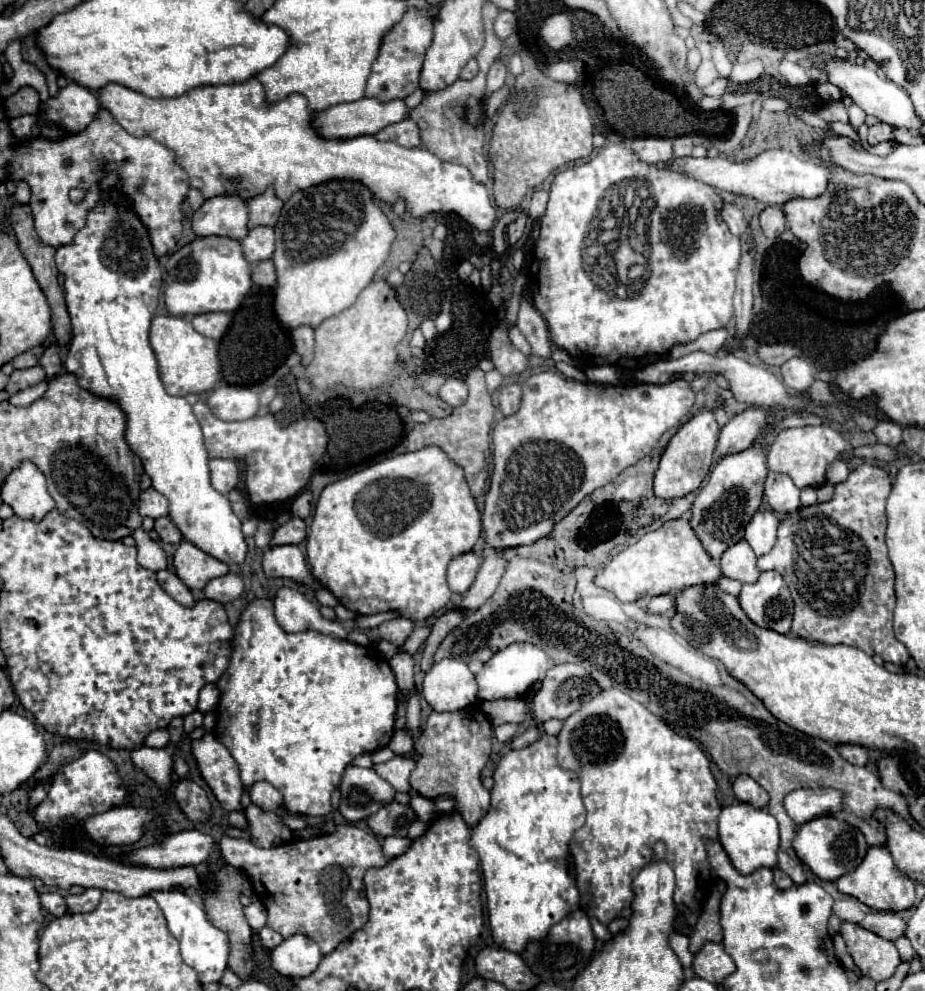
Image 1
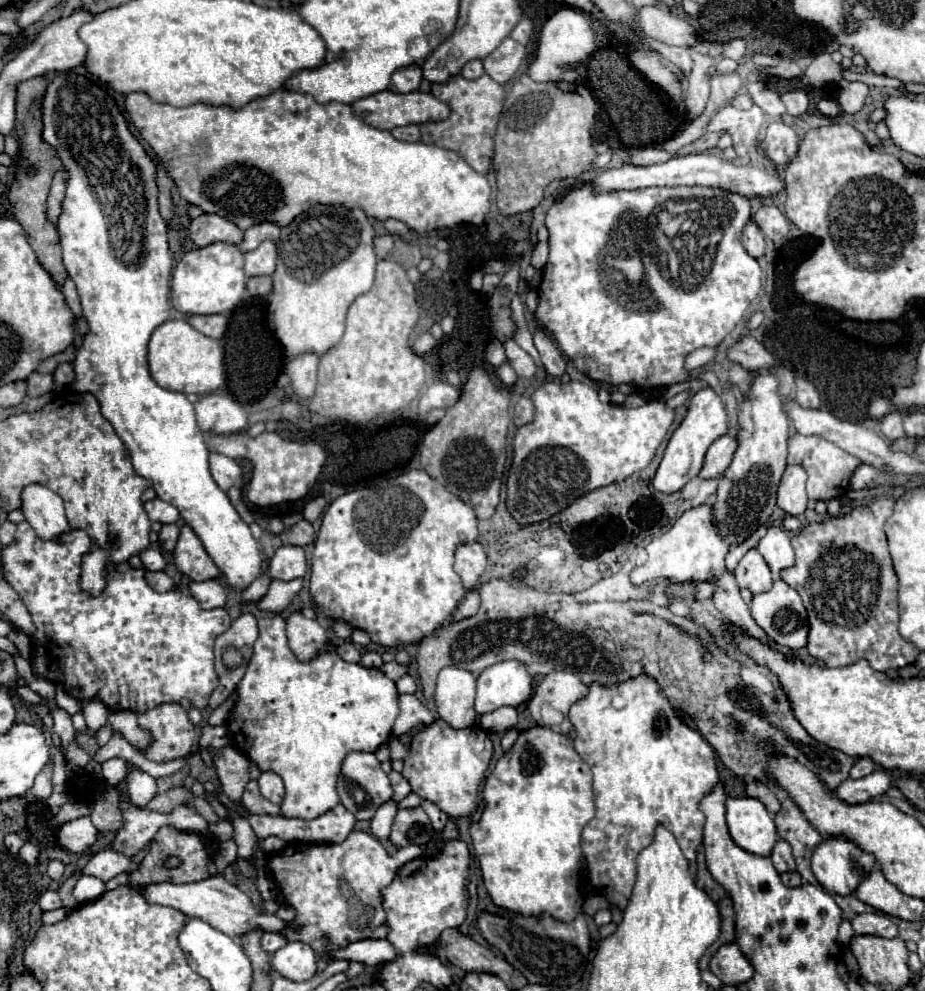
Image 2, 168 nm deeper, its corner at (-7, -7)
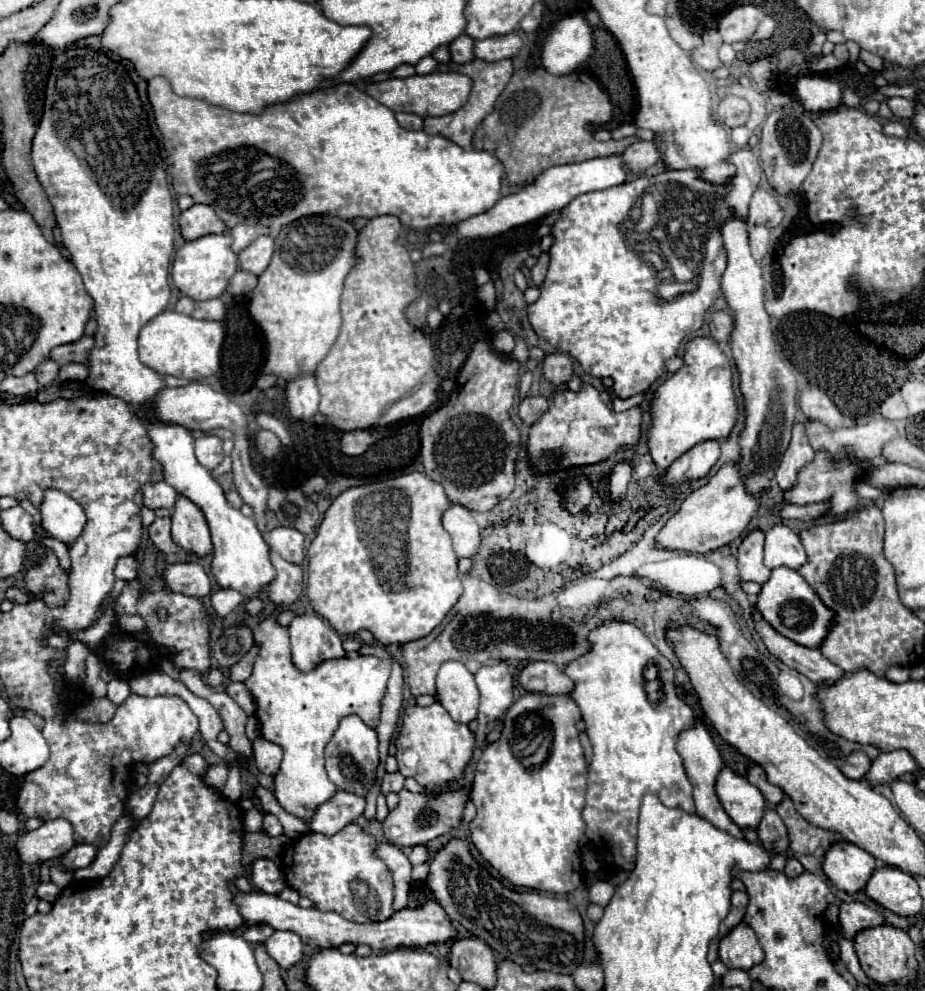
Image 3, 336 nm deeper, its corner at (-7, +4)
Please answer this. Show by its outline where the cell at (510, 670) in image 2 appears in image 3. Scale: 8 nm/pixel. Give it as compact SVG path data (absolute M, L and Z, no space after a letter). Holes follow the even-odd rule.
M500 661L496 665L484 665L476 673L476 685L480 691L480 711L478 723L488 725L502 719L514 697L514 671L510 661Z

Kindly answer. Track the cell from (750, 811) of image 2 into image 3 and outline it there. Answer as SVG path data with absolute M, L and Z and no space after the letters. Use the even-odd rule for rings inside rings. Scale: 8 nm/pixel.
M724 767L716 781L716 795L728 817L740 829L756 831L756 825L760 823L760 817L764 817L766 809L766 801L760 789L756 789L744 777L736 775L732 769Z

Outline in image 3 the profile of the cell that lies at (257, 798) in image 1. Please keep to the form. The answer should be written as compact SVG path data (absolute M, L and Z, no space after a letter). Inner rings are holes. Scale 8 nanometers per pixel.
M262 737L254 739L252 741L254 745L254 763L258 767L260 773L264 775L270 775L274 777L280 769L280 763L282 763L282 749L280 745L274 745Z

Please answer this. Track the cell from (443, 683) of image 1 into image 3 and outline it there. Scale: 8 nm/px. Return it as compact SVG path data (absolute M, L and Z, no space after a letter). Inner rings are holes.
M460 661L440 665L436 677L438 701L456 723L470 723L478 715L478 687L474 675Z

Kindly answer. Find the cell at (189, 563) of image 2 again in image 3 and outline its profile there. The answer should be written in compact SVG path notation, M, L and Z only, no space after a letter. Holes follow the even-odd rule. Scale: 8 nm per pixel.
M178 497L172 511L172 539L188 553L206 557L212 553L210 531L202 511L186 497Z

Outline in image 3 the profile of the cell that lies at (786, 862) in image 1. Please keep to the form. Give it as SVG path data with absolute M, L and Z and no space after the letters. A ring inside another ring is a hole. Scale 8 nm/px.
M766 809L764 817L758 825L758 837L760 837L760 841L764 841L764 845L772 845L772 849L776 849L776 853L786 853L790 847L788 829L786 829L784 821L778 817L778 813L772 809Z

